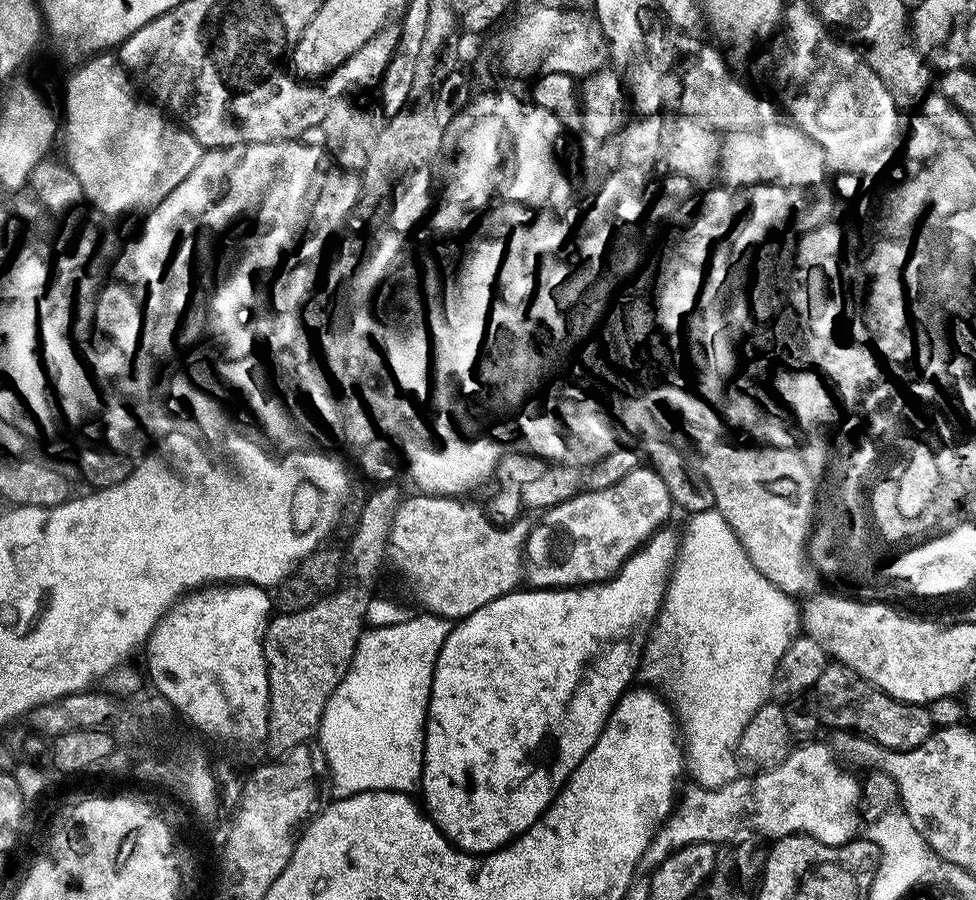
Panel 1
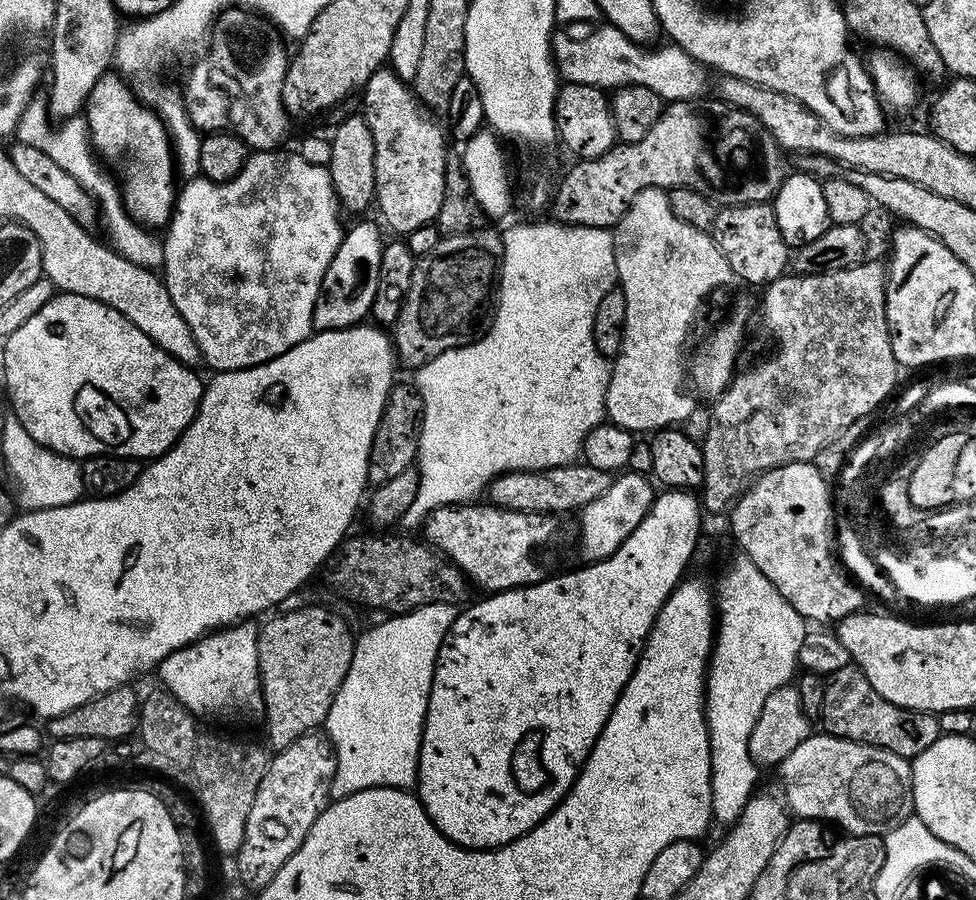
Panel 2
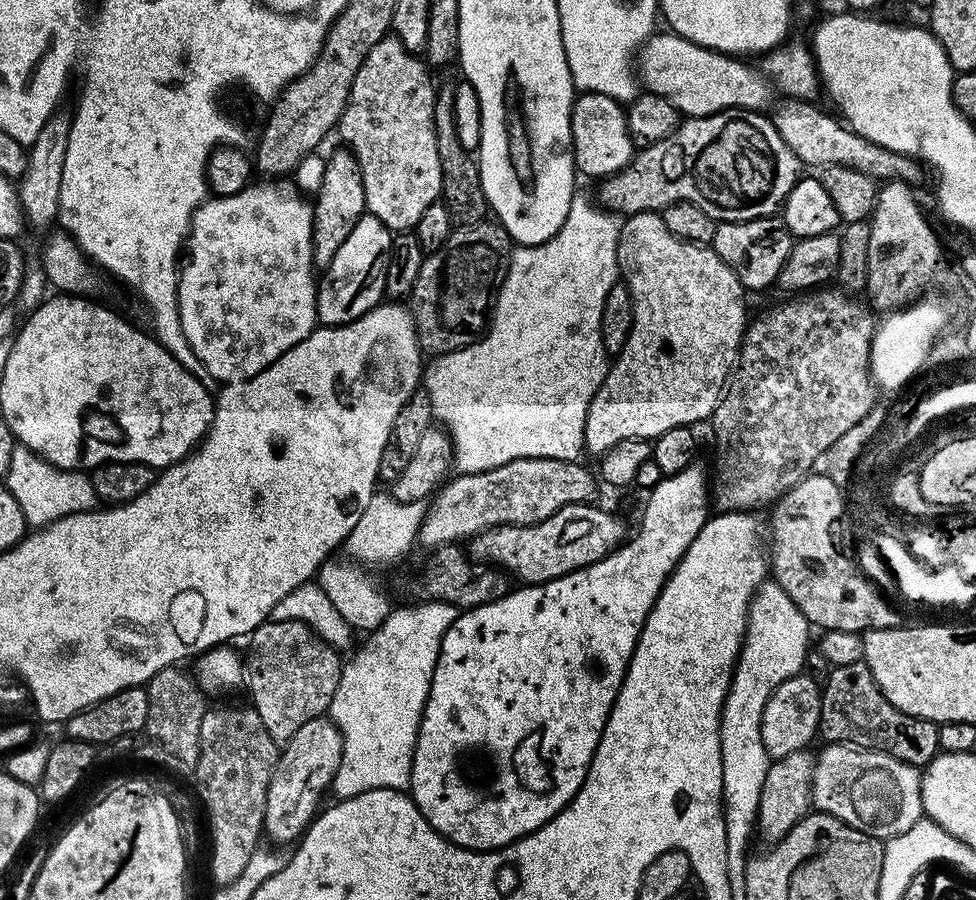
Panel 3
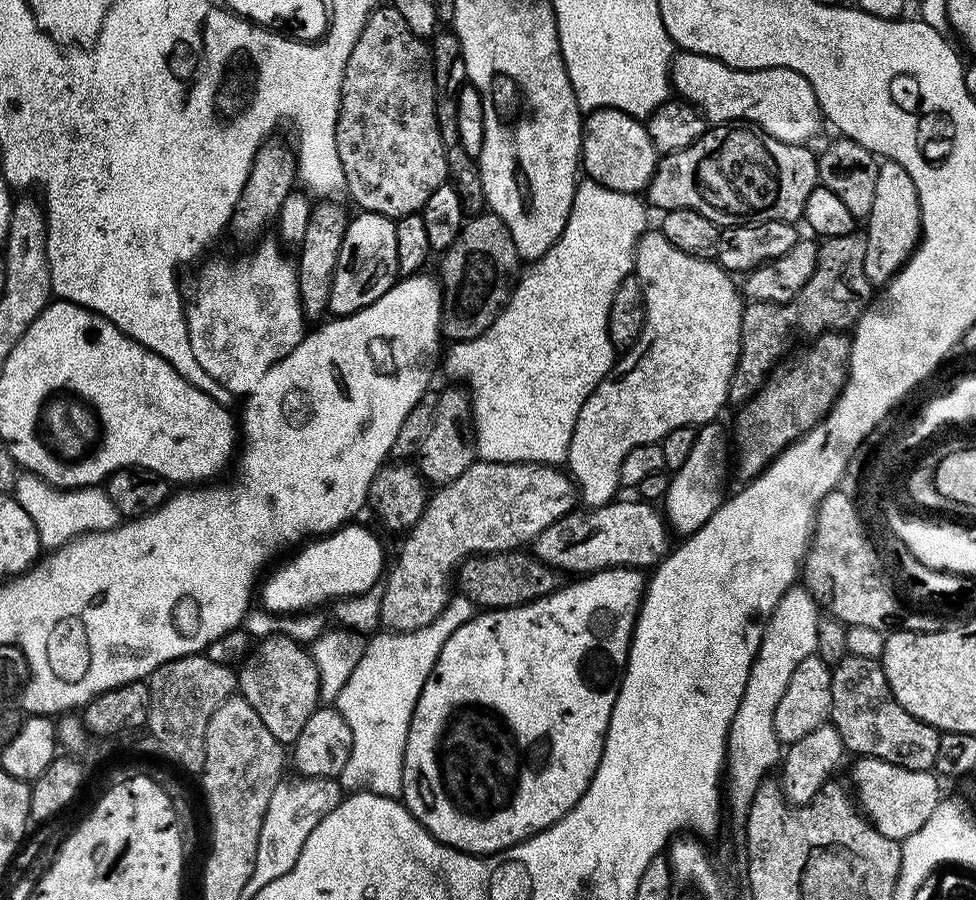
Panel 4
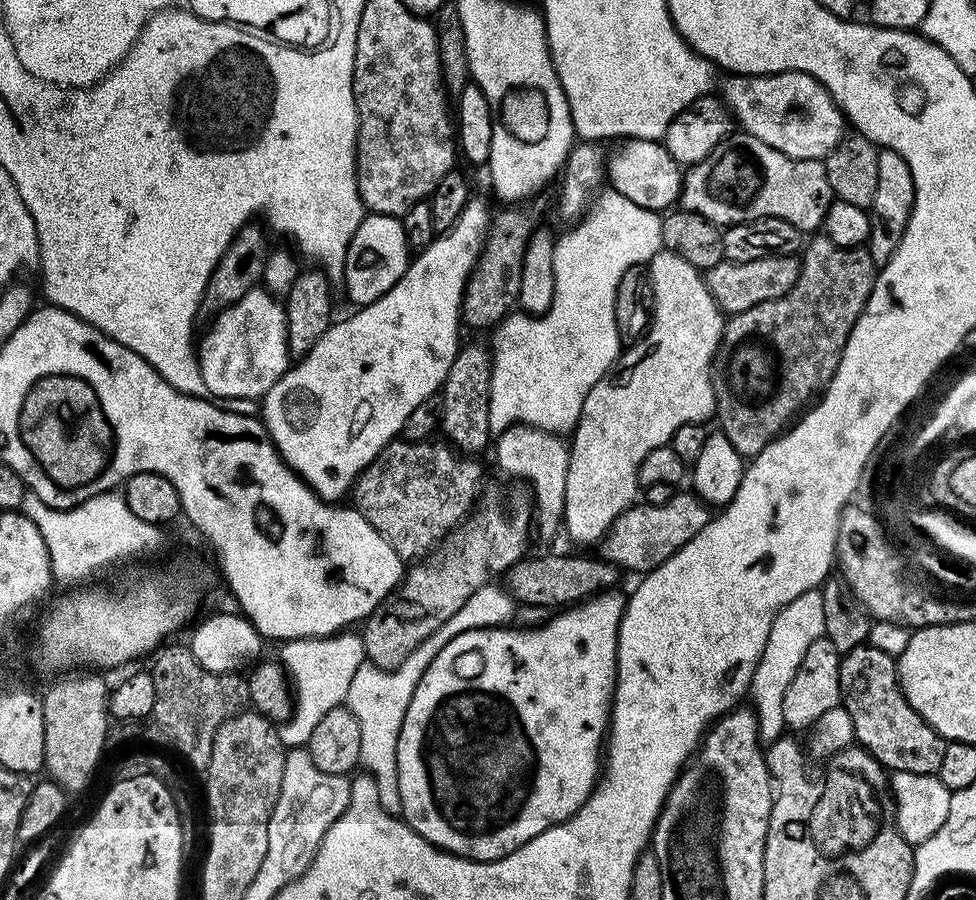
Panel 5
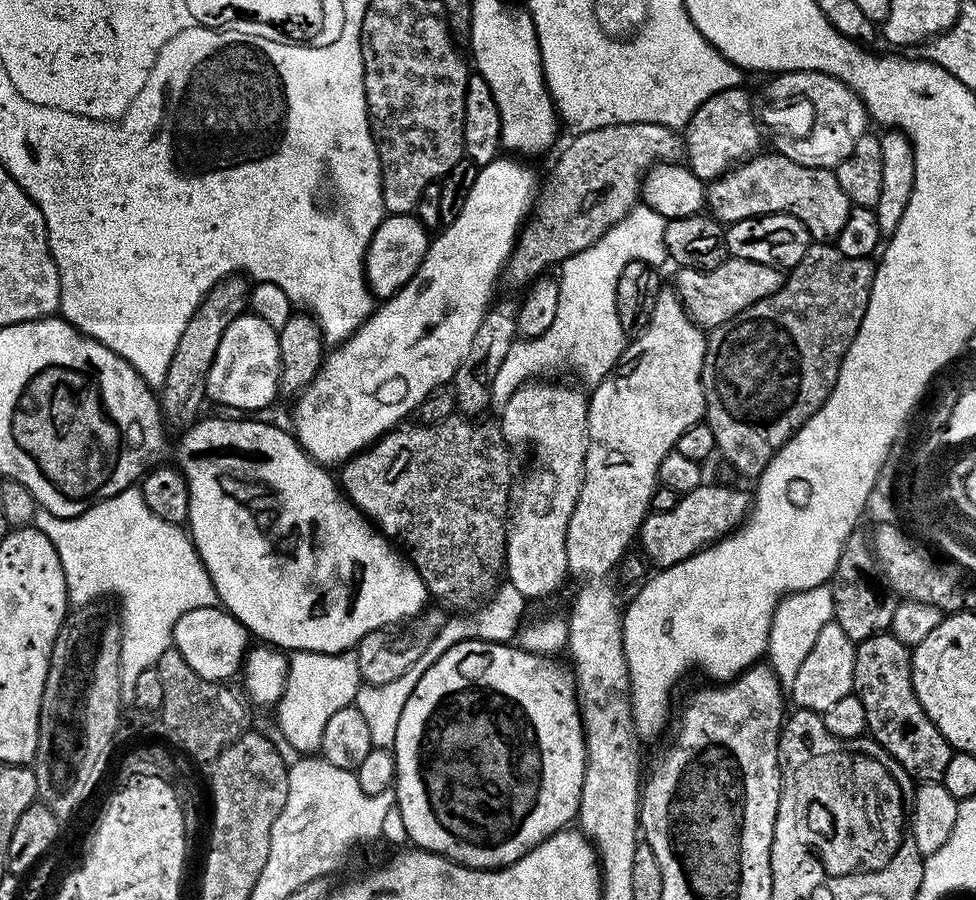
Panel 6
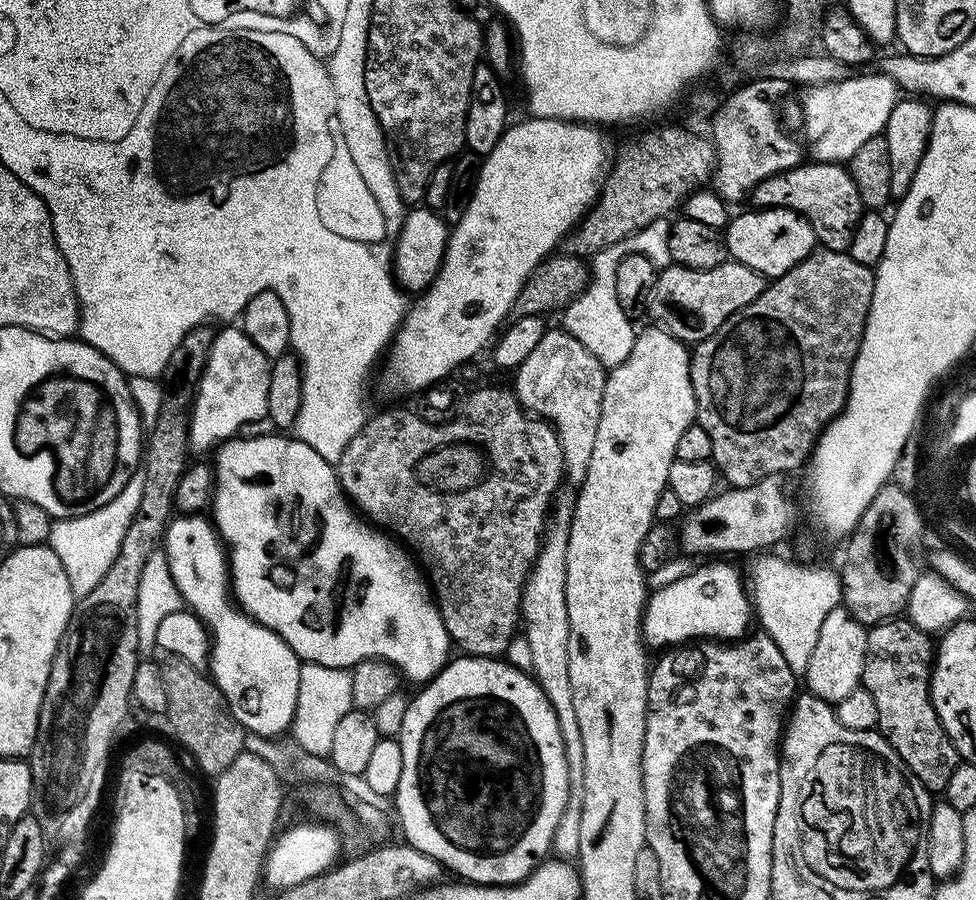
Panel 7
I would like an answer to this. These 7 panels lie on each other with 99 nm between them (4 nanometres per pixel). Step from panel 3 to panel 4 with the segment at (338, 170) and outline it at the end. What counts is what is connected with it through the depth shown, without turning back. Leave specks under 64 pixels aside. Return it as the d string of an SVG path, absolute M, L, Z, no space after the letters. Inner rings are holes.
M320 202L311 209L306 236L298 245L300 257L297 255L294 260L300 305L304 311L304 319L308 322L319 321L319 316L328 312L330 286L334 282L334 270L338 266L338 254L342 250L342 238L348 229L350 212L342 205L332 203L336 202Z

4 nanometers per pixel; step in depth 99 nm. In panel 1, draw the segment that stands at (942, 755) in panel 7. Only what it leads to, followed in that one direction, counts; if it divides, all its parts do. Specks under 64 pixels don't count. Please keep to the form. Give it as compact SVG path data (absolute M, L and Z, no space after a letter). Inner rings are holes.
M830 662L826 670L822 670L822 678L818 678L814 691L821 706L822 725L840 728L836 730L844 734L865 736L868 740L873 740L892 752L914 750L918 746L922 746L922 742L926 742L926 738L930 738L933 734L934 725L925 705L907 704L901 700L895 700L892 696L887 696L883 690L875 688L869 680L864 680L845 664Z

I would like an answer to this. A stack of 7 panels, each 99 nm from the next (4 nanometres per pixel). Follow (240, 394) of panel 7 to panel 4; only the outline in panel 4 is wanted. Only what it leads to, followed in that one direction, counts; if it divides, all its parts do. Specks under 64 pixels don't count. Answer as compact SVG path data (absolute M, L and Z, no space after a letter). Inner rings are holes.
M261 239L251 249L252 257L244 256L236 261L205 259L199 265L200 273L196 276L192 297L189 295L186 300L190 346L194 350L194 358L198 358L198 366L202 366L210 378L222 382L226 390L237 394L252 392L254 386L262 382L262 374L286 358L286 354L290 354L290 350L294 350L294 346L298 346L298 342L306 335L293 257L288 257L275 239L268 239Z

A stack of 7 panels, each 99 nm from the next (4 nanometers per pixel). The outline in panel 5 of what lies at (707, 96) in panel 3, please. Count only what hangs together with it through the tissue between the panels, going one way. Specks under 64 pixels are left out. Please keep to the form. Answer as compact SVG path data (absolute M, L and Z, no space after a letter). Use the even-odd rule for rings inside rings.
M775 72L769 76L742 76L732 74L724 84L722 99L728 105L735 123L749 136L756 136L766 146L774 146L782 154L795 160L823 160L840 145L846 135L844 113L834 98L813 76L805 72Z

